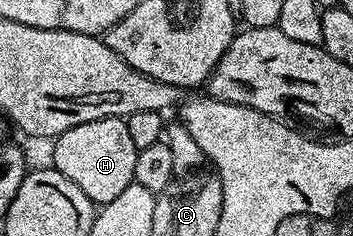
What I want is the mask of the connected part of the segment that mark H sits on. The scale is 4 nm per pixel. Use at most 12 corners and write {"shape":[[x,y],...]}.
{"shape":[[122,118],[54,139],[51,158],[89,200],[117,200],[139,149]]}

